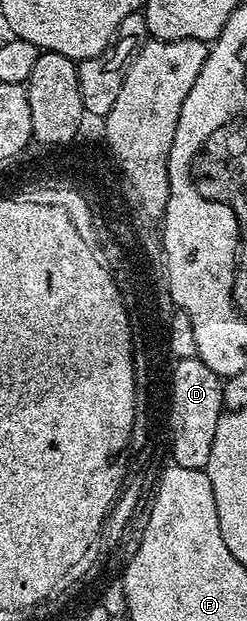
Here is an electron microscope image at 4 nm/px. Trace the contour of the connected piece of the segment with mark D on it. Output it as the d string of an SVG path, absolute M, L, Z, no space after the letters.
M196 359L193 363L180 364L175 377L175 403L173 405L172 428L176 429L175 449L176 460L180 460L181 466L191 465L193 468L207 469L210 462L210 449L214 447L214 430L218 430L218 422L225 411L222 390L224 381L206 362Z

